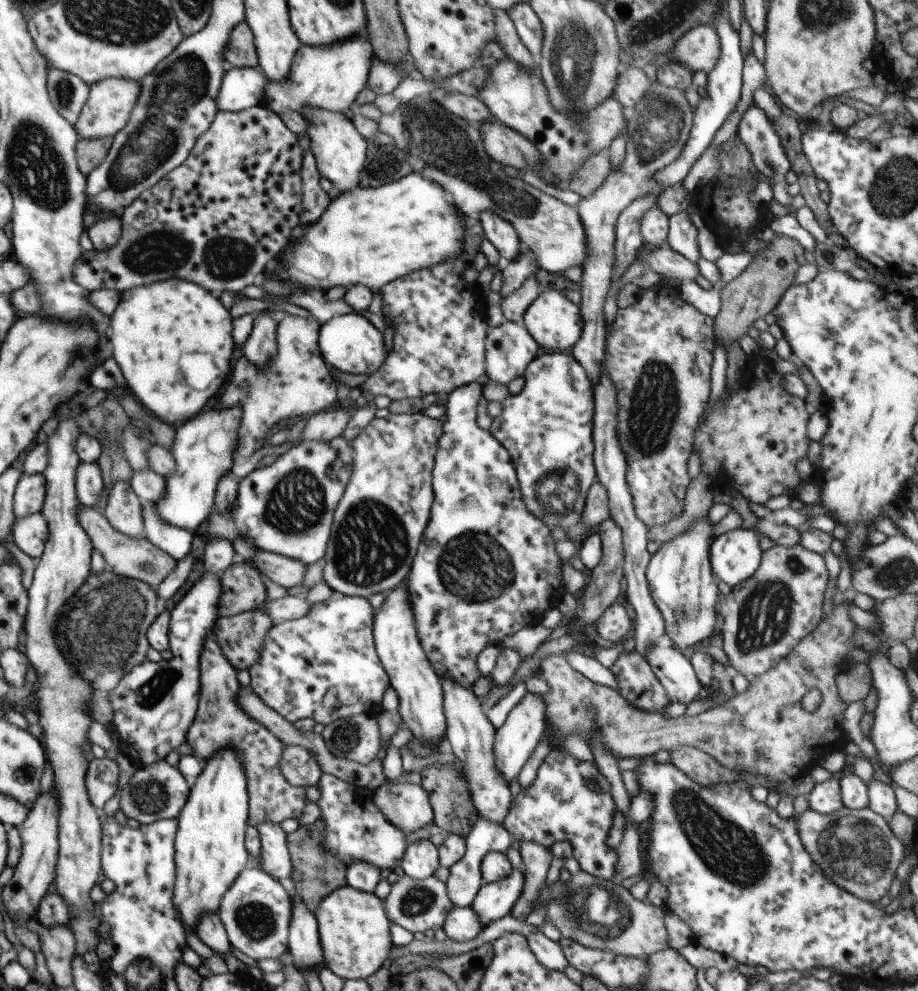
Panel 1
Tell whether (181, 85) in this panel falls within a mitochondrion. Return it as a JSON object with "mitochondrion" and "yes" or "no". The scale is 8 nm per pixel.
{"mitochondrion":"yes"}

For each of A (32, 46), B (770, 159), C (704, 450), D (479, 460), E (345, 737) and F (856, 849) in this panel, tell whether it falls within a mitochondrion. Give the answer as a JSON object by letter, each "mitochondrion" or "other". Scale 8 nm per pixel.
{"A":"other","B":"mitochondrion","C":"other","D":"other","E":"mitochondrion","F":"mitochondrion"}

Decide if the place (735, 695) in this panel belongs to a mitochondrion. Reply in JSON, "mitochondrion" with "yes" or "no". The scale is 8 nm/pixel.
{"mitochondrion":"no"}

